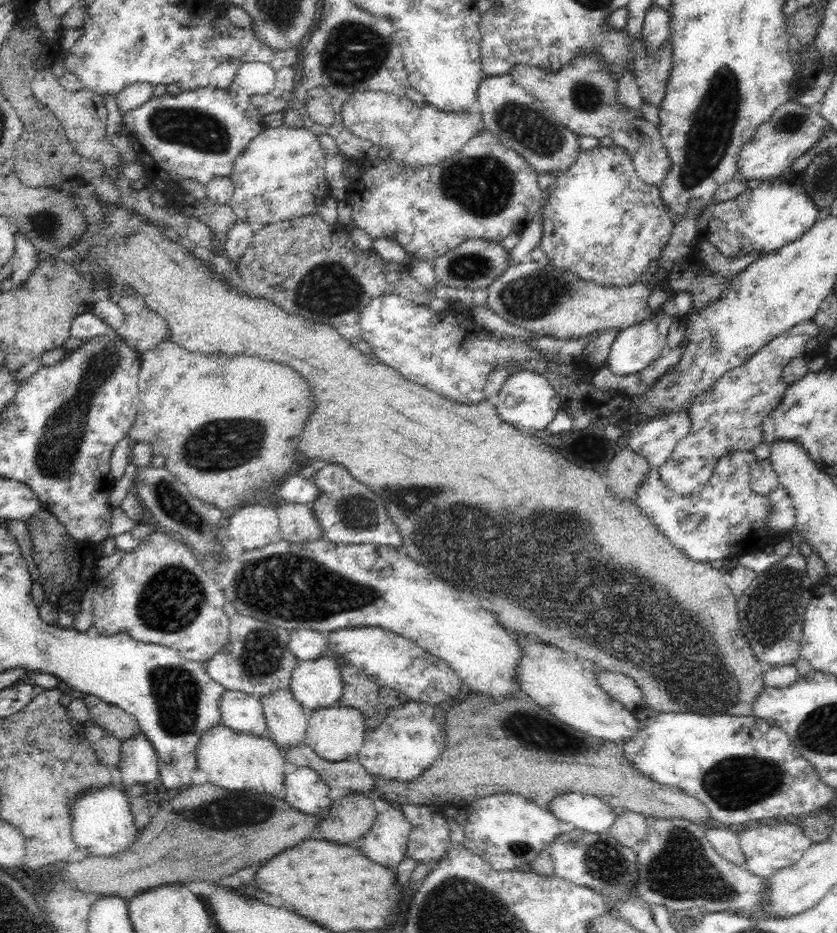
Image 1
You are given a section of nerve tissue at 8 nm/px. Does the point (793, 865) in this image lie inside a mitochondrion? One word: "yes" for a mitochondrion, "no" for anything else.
no

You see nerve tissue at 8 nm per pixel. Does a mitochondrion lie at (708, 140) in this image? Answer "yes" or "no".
yes

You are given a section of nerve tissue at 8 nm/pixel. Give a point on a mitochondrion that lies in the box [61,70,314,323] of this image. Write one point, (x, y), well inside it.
(198, 129)

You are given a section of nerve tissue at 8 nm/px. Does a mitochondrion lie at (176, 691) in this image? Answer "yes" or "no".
yes

